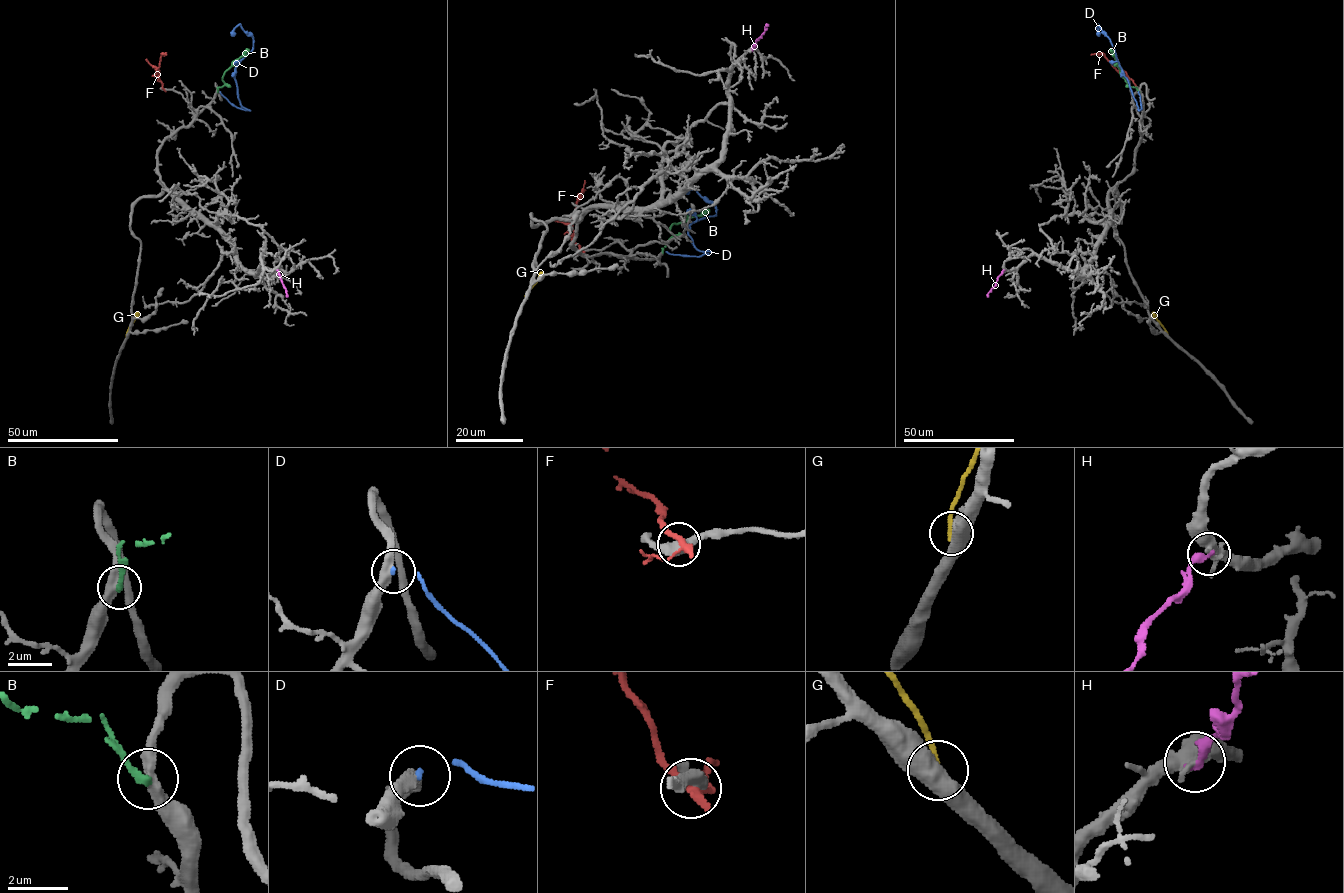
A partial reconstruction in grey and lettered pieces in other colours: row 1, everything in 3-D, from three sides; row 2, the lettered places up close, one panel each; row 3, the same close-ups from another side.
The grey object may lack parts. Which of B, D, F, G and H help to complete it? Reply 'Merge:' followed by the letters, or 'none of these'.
Merge: none of these

